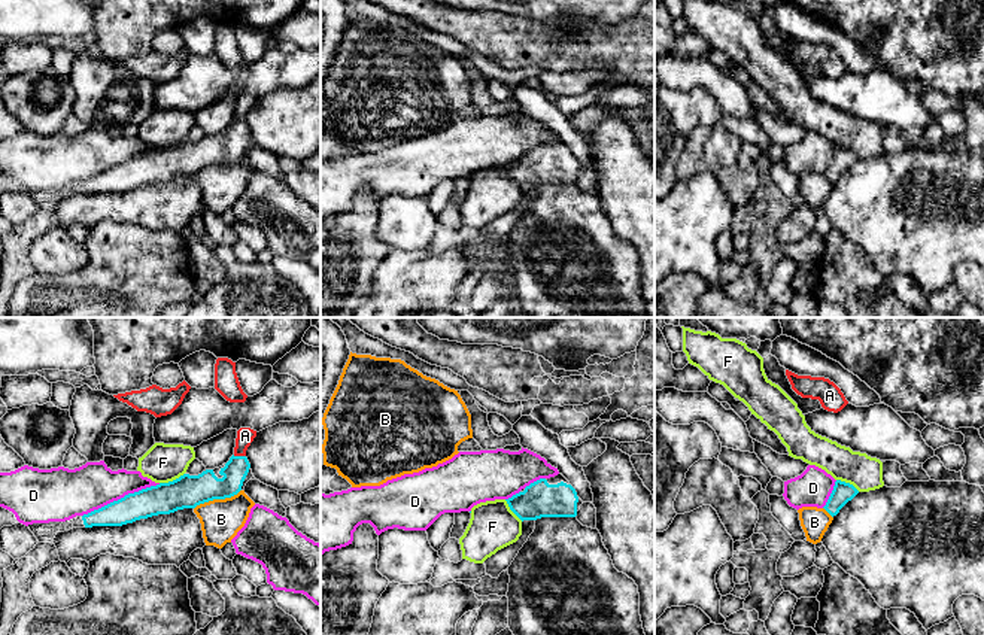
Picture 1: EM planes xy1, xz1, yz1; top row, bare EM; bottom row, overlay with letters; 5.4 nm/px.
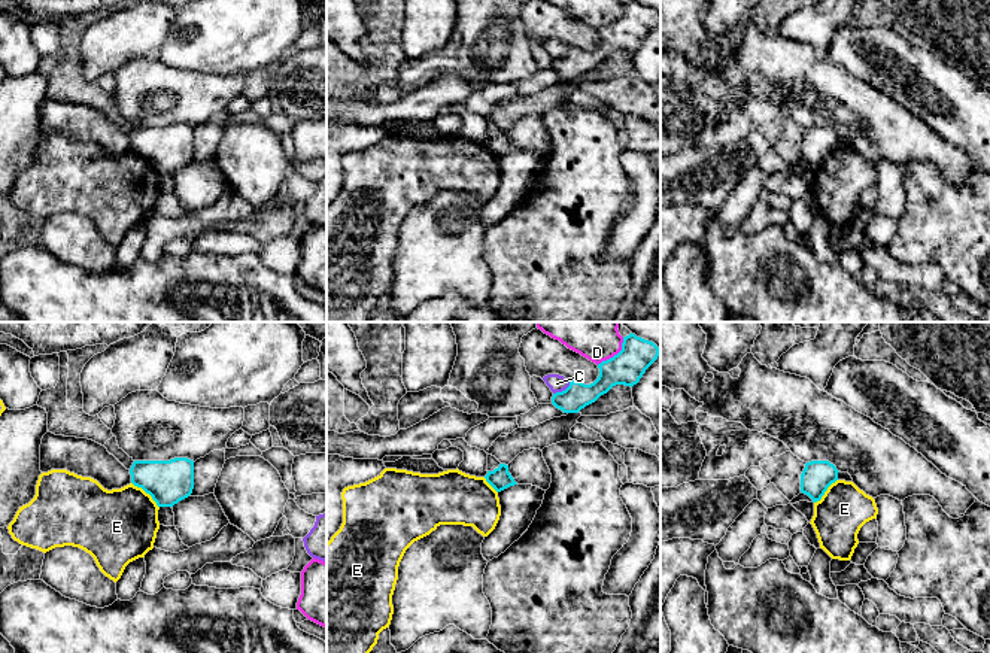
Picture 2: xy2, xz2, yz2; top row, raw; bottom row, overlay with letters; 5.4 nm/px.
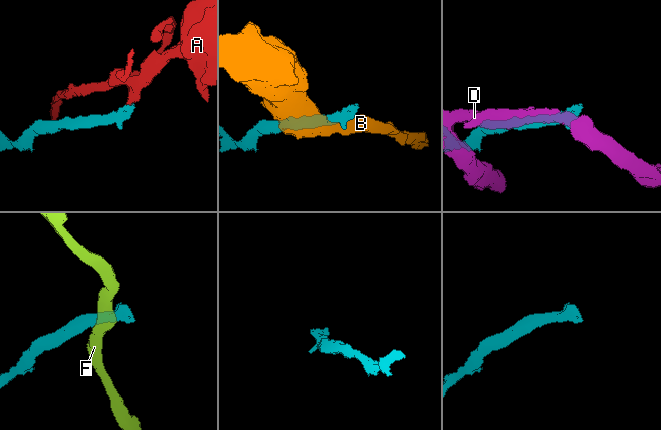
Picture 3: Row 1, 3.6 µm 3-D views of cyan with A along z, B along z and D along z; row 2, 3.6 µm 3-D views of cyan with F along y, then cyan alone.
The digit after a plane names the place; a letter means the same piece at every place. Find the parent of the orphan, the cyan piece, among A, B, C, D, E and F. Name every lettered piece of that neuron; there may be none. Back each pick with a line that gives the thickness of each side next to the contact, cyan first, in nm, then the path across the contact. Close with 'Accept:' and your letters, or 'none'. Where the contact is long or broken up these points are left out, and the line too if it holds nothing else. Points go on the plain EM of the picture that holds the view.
A: Thickness 160 nm (cyan) against 100 nm. Path across: xy1 (206, 152), (219, 152), (239, 122), (245, 102)
Accept: A

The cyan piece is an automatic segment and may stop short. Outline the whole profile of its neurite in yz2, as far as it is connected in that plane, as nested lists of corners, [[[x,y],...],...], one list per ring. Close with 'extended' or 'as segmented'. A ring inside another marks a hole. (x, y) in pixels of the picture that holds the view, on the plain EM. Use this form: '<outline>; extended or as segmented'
[[[811,127],[805,130],[801,140],[801,158],[813,168],[822,165],[827,154],[838,146],[838,136],[829,127]]]; as segmented

